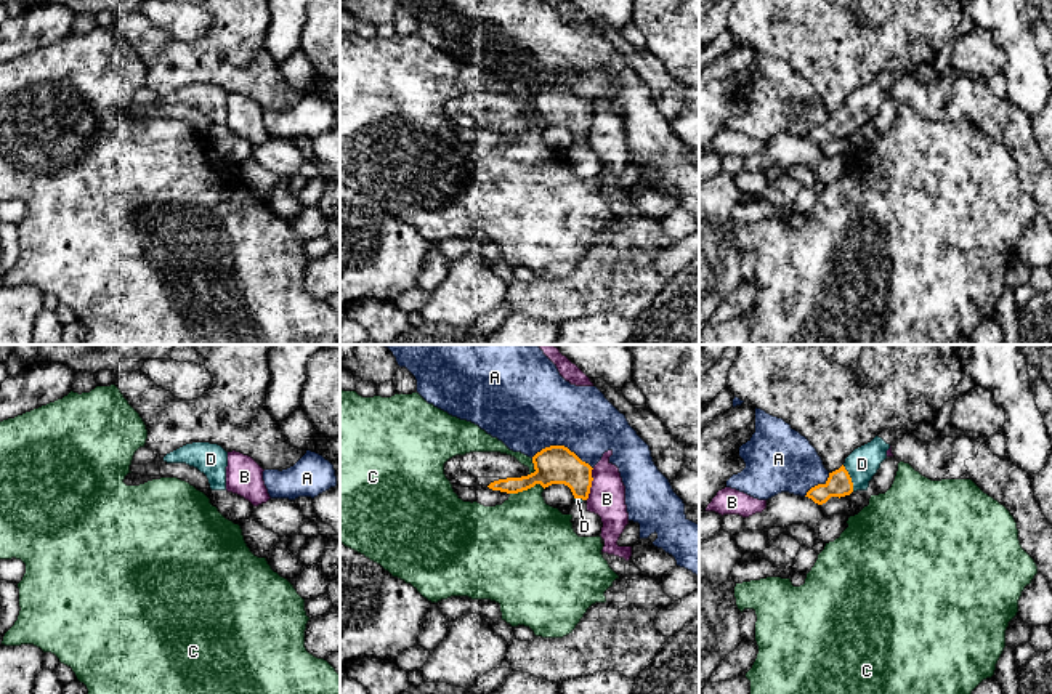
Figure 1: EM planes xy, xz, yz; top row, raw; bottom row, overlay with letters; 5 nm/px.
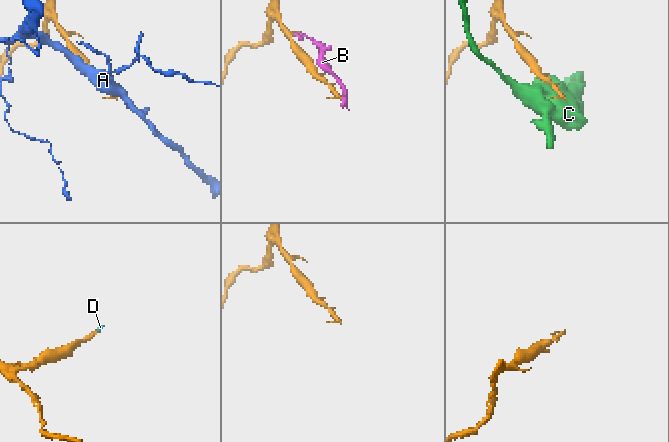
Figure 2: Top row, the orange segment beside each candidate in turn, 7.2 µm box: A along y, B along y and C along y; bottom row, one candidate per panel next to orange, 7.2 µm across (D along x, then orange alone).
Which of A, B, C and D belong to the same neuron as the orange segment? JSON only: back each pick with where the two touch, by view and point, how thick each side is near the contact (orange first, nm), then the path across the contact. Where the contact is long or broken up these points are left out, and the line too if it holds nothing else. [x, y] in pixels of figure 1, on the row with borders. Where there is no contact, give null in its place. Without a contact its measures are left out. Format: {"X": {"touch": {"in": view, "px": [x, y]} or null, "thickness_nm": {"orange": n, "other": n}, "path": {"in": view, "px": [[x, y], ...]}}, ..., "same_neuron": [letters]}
{"D": {"touch": {"in": "yz", "px": [850, 478]}, "thickness_nm": {"orange": 130, "other": 160}, "path": {"in": "yz", "px": [[839, 483], [850, 478], [861, 464]]}}, "same_neuron": ["D"]}

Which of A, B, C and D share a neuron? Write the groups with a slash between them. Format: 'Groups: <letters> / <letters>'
Groups: A / B / C / D

